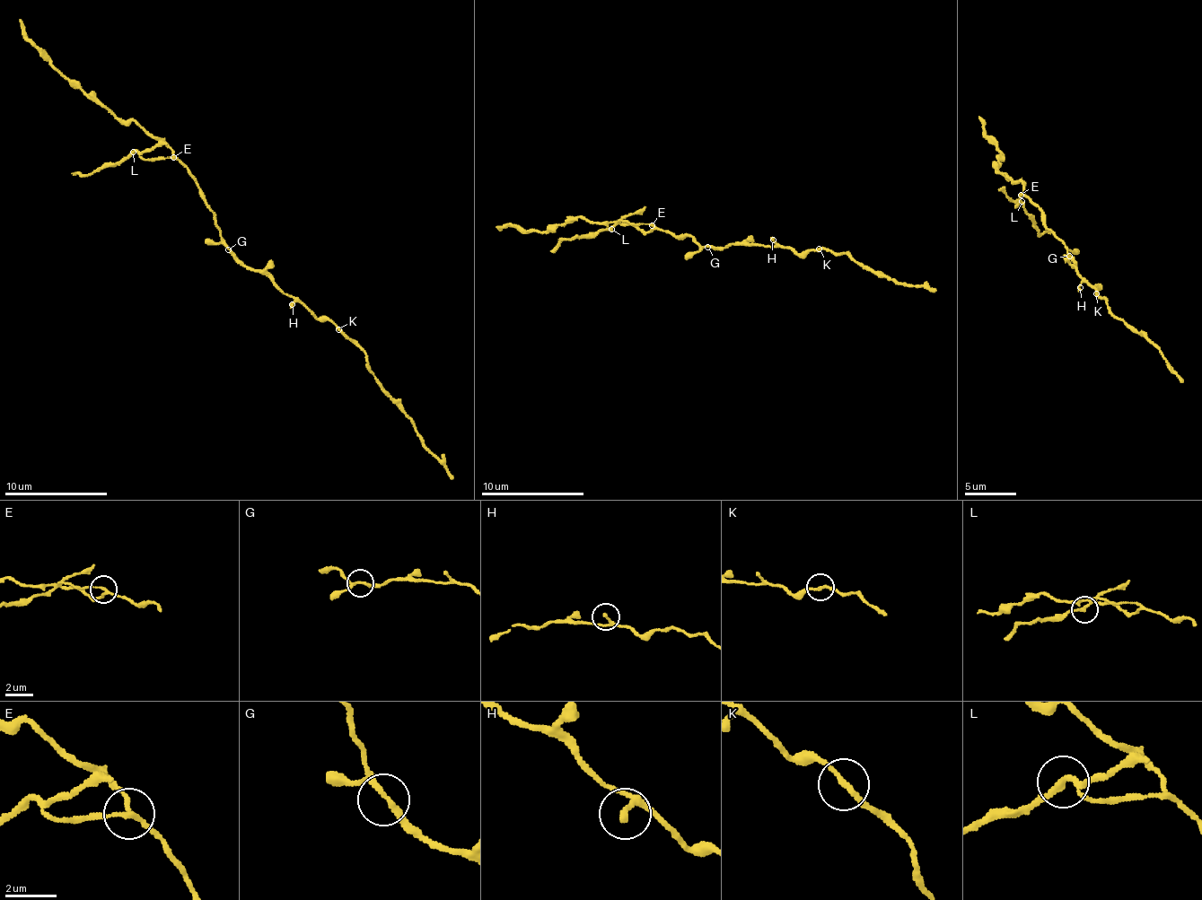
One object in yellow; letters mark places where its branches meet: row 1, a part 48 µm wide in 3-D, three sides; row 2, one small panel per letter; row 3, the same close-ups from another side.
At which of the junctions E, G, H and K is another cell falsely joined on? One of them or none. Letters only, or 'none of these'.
E

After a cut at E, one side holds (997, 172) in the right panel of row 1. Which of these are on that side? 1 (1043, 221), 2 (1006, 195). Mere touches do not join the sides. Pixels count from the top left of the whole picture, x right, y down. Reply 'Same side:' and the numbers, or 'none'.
Same side: 1

